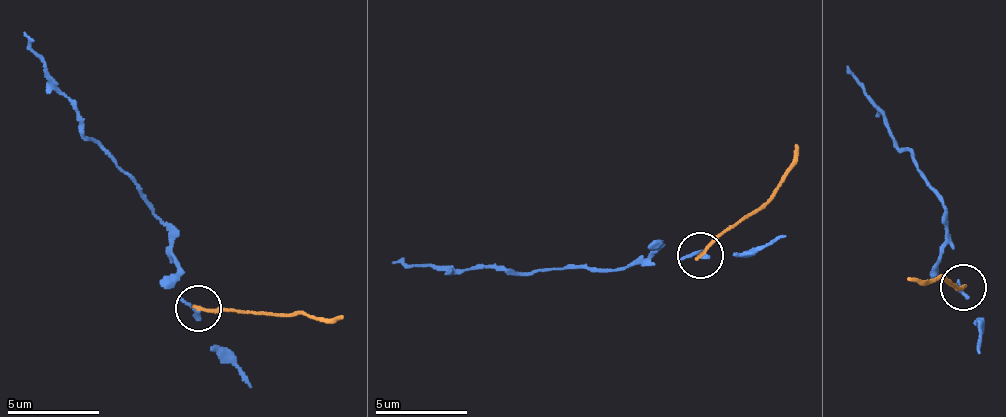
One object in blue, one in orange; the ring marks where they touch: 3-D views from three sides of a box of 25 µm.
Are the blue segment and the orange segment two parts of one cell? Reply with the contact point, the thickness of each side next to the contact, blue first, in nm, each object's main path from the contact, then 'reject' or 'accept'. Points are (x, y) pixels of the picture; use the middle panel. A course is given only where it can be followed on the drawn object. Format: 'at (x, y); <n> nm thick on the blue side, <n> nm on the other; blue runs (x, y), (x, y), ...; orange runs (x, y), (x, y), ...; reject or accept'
at (700, 255); 260 nm thick on the blue side, 200 nm on the other; blue runs (698, 253), (679, 259), (663, 246), (636, 264), (515, 273), (503, 265), (390, 264); orange runs (702, 254), (774, 192), (795, 142); reject

